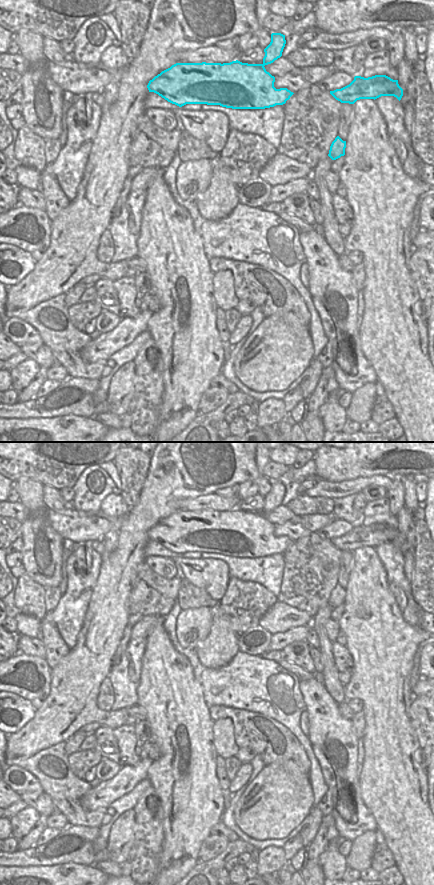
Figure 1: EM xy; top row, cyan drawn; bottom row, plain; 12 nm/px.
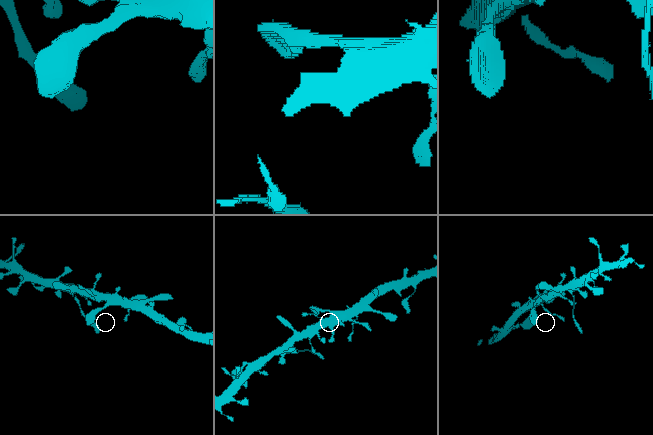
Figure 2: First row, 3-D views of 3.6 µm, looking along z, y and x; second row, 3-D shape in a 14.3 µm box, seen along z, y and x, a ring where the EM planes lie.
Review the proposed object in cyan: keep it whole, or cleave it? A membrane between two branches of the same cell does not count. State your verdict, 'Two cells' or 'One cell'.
One cell

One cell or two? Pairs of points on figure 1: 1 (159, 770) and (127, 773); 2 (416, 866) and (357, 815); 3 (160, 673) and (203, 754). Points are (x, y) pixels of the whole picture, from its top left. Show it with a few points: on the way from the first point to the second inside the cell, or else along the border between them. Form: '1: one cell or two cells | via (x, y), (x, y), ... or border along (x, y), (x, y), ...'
1: two cells | border along (153, 761), (146, 777)
2: two cells | border along (366, 806), (378, 827)
3: one cell | via (169, 693), (178, 716), (188, 726), (190, 734)

